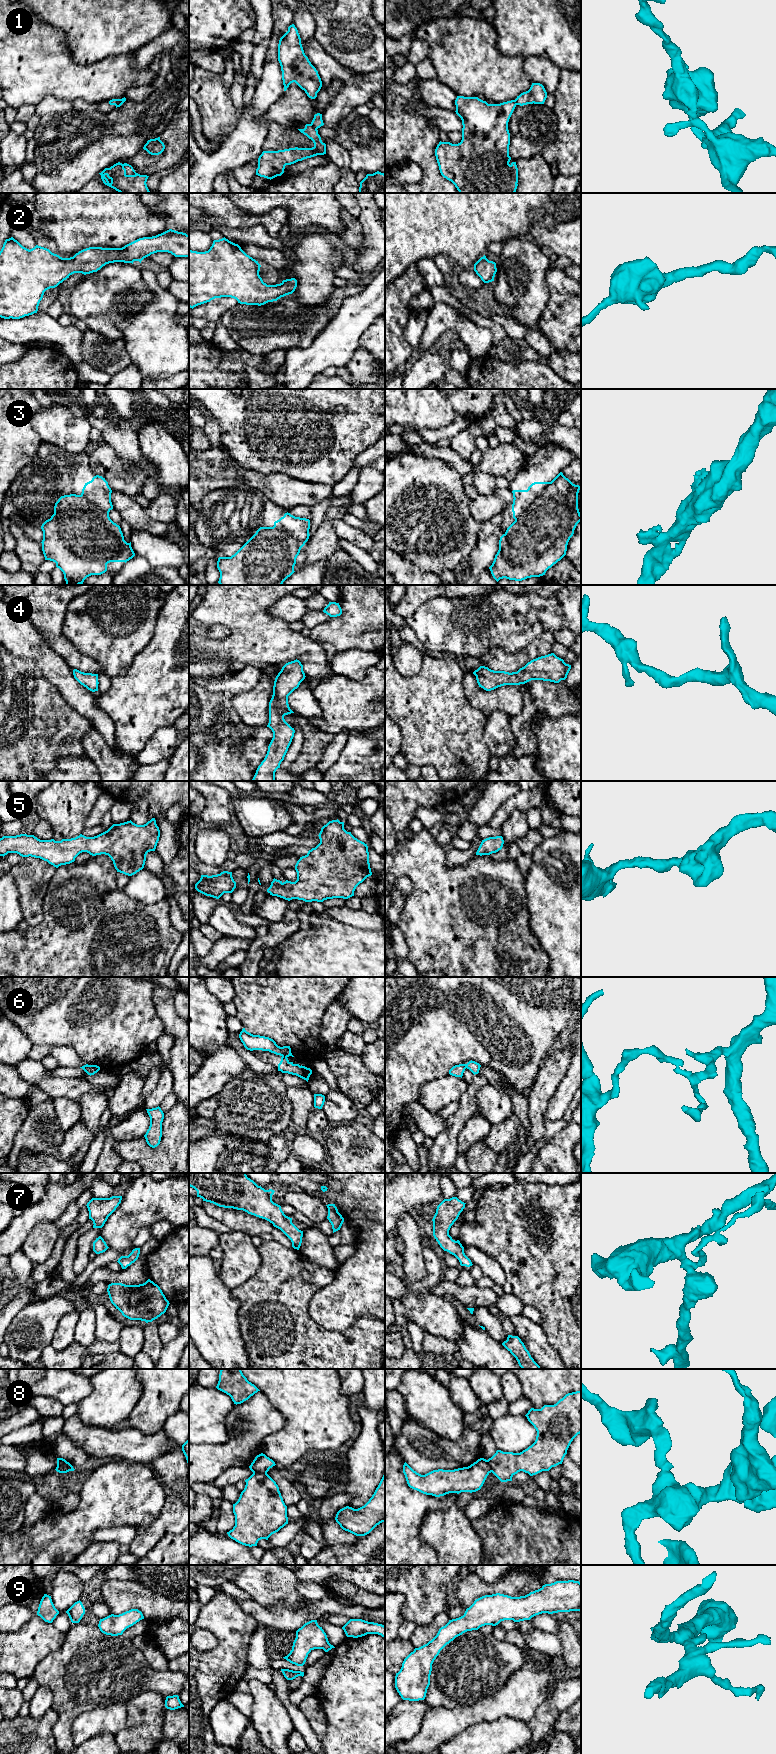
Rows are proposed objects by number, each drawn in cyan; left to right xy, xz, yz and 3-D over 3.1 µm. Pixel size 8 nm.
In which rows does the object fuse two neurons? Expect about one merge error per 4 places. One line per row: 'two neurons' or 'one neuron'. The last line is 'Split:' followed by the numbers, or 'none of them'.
1: two neurons
2: one neuron
3: one neuron
4: one neuron
5: one neuron
6: two neurons
7: one neuron
8: two neurons
9: one neuron
Split: 1, 6, 8

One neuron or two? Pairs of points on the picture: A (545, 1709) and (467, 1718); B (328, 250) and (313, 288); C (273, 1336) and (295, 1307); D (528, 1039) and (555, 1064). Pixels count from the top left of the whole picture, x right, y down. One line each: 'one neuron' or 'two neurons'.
A: two neurons
B: one neuron
C: one neuron
D: two neurons

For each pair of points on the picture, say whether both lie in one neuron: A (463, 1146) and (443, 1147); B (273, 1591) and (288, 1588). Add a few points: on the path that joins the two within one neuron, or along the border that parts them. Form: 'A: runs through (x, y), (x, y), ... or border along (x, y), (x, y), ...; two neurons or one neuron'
A: border along (465, 1124), (457, 1137), (457, 1153); two neurons
B: runs through (277, 1588), (284, 1588); one neuron

